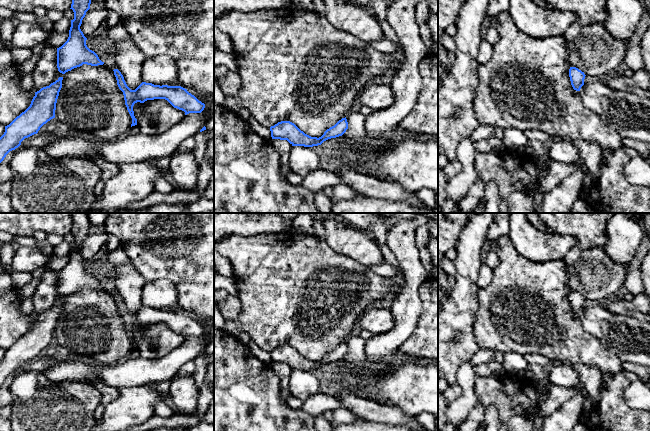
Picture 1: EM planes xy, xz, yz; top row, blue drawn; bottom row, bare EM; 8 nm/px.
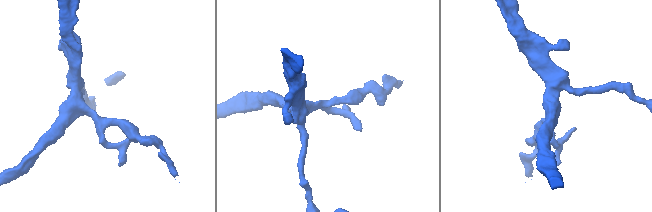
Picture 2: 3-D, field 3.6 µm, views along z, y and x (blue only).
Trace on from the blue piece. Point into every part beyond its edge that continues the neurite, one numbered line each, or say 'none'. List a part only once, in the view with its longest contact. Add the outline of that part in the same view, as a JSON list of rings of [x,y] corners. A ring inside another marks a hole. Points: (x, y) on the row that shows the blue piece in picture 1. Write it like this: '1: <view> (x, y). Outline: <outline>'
none

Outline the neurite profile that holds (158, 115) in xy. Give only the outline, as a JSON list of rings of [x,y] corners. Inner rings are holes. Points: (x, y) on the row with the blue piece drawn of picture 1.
[[[165,99],[147,100],[143,112],[137,120],[140,132],[146,135],[159,135],[180,122],[185,112],[174,108]]]

